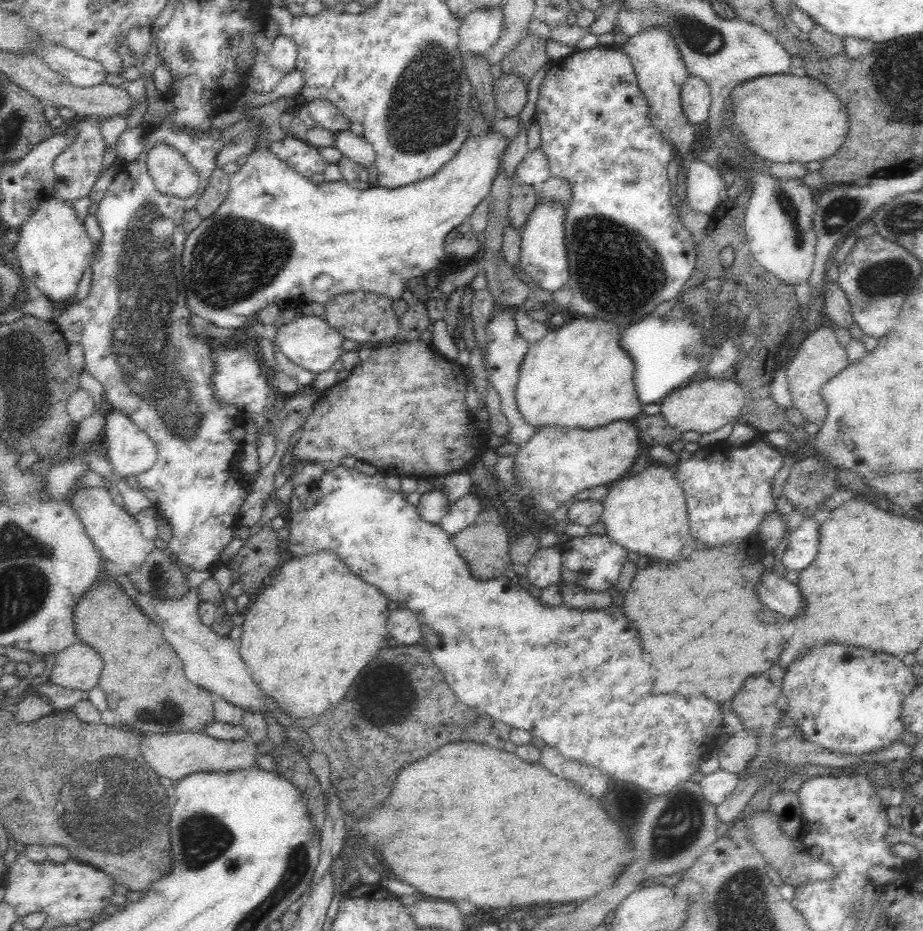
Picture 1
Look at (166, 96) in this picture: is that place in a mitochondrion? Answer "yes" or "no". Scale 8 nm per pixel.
no

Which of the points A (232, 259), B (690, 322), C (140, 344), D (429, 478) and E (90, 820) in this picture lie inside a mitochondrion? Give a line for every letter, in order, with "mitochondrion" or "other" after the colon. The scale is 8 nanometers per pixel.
A: mitochondrion
B: mitochondrion
C: mitochondrion
D: other
E: mitochondrion

